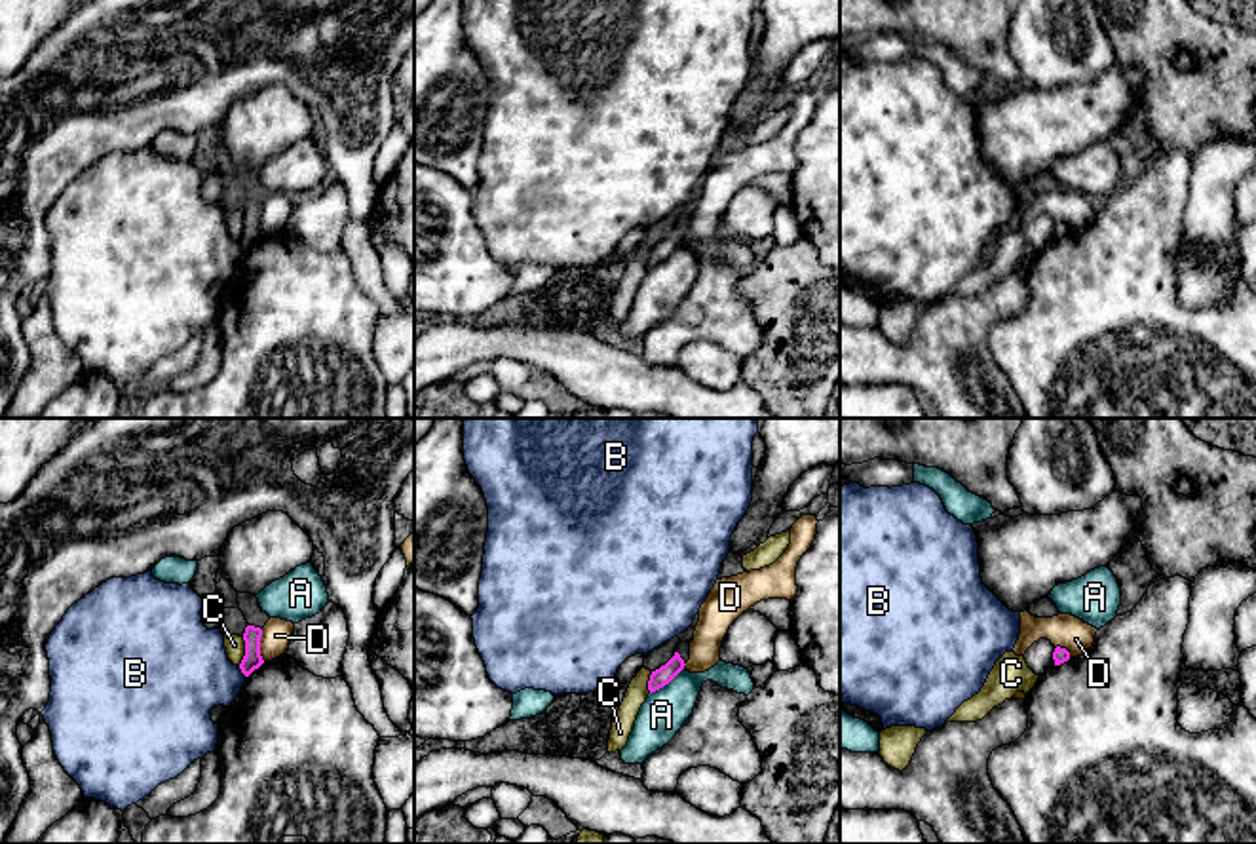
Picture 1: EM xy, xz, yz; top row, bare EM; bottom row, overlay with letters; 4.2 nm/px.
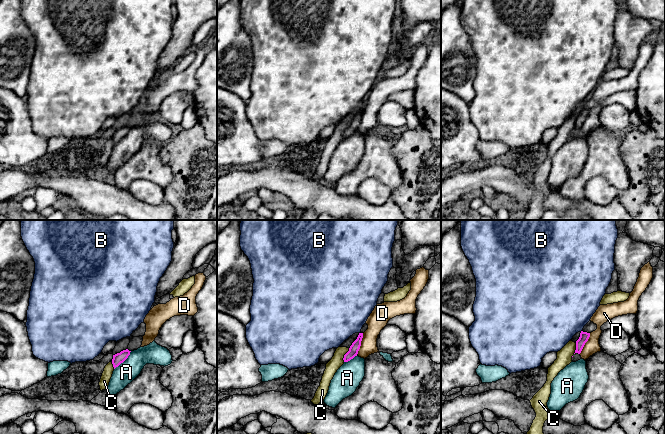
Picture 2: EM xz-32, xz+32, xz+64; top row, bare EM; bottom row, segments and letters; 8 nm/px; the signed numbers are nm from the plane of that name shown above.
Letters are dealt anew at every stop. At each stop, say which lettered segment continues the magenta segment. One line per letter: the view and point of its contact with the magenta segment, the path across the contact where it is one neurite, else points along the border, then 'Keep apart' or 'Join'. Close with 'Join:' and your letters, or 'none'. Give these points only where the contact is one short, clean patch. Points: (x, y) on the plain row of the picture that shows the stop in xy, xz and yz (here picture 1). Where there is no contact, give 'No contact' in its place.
A: Touches magenta at xz (666, 257). Keep apart
B: Touches magenta at xy (242, 246). Keep apart
C: Touches magenta at xy (246, 227). Keep apart
D: Touches magenta at xy (259, 219). Boundary: xy (261, 204), (261, 230), (265, 234). Keep apart
Join: none

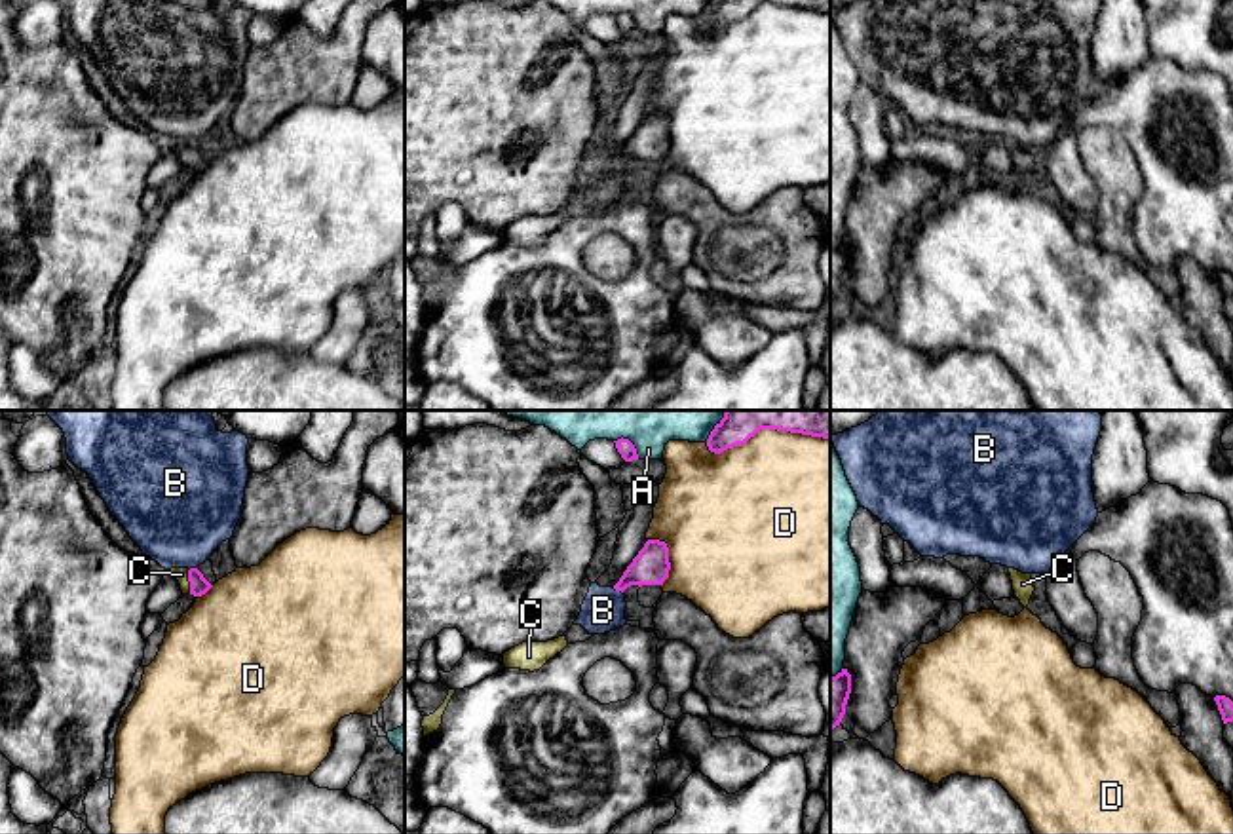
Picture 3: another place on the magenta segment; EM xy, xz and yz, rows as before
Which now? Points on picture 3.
A: Touches magenta at xz (631, 18). Keep apart
B: Touches magenta at xz (618, 164). Keep apart
C: Touches magenta at xy (189, 154). Path across: xy (198, 158), (189, 154), (181, 149). Join
D: Touches magenta at xz (667, 132). Keep apart
Join: C

